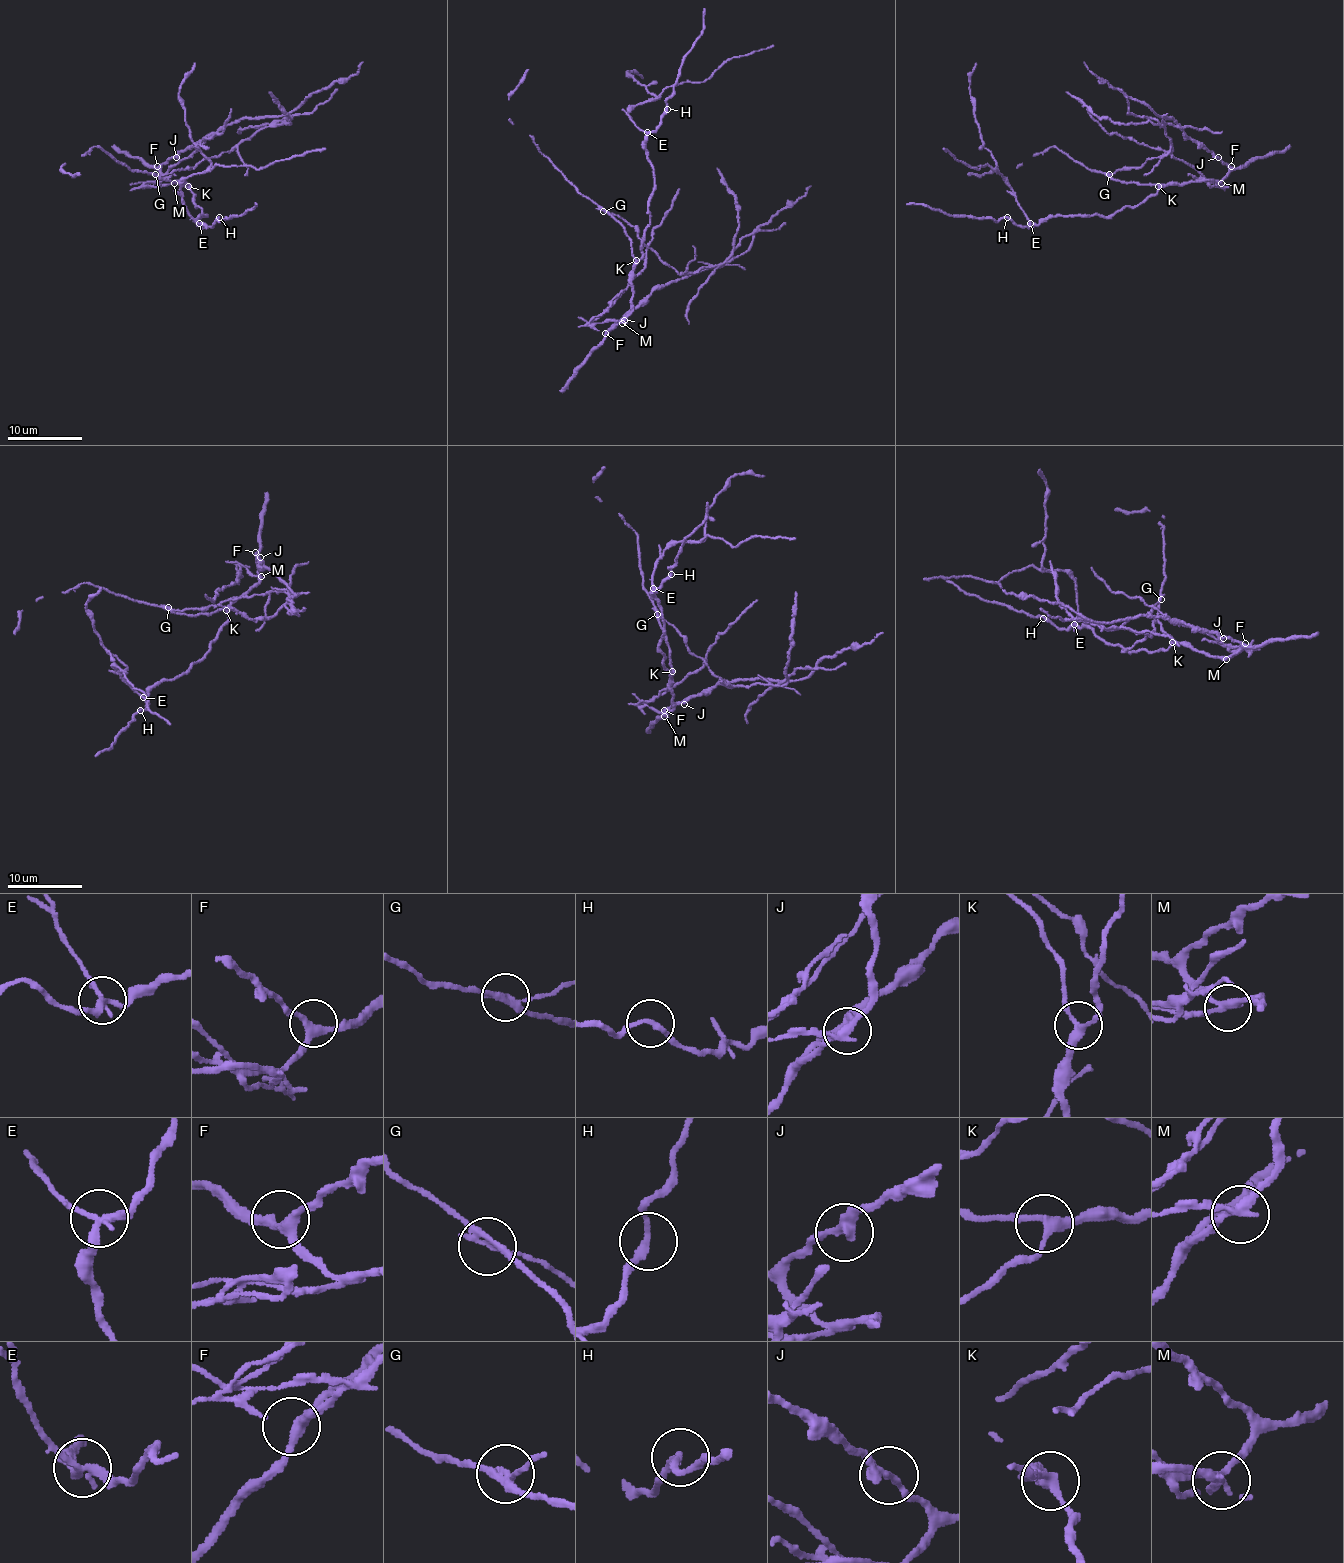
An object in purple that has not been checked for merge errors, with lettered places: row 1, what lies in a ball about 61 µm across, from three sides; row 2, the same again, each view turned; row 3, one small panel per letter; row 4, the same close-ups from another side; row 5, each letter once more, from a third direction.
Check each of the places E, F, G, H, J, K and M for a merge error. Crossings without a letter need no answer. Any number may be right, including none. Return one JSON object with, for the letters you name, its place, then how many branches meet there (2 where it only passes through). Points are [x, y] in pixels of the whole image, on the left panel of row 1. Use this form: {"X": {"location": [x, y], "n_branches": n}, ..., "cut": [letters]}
{"E": {"location": [199, 223], "n_branches": 3}, "G": {"location": [155, 174], "n_branches": 3}, "M": {"location": [174, 183], "n_branches": 3}, "cut": ["E", "G", "M"]}

